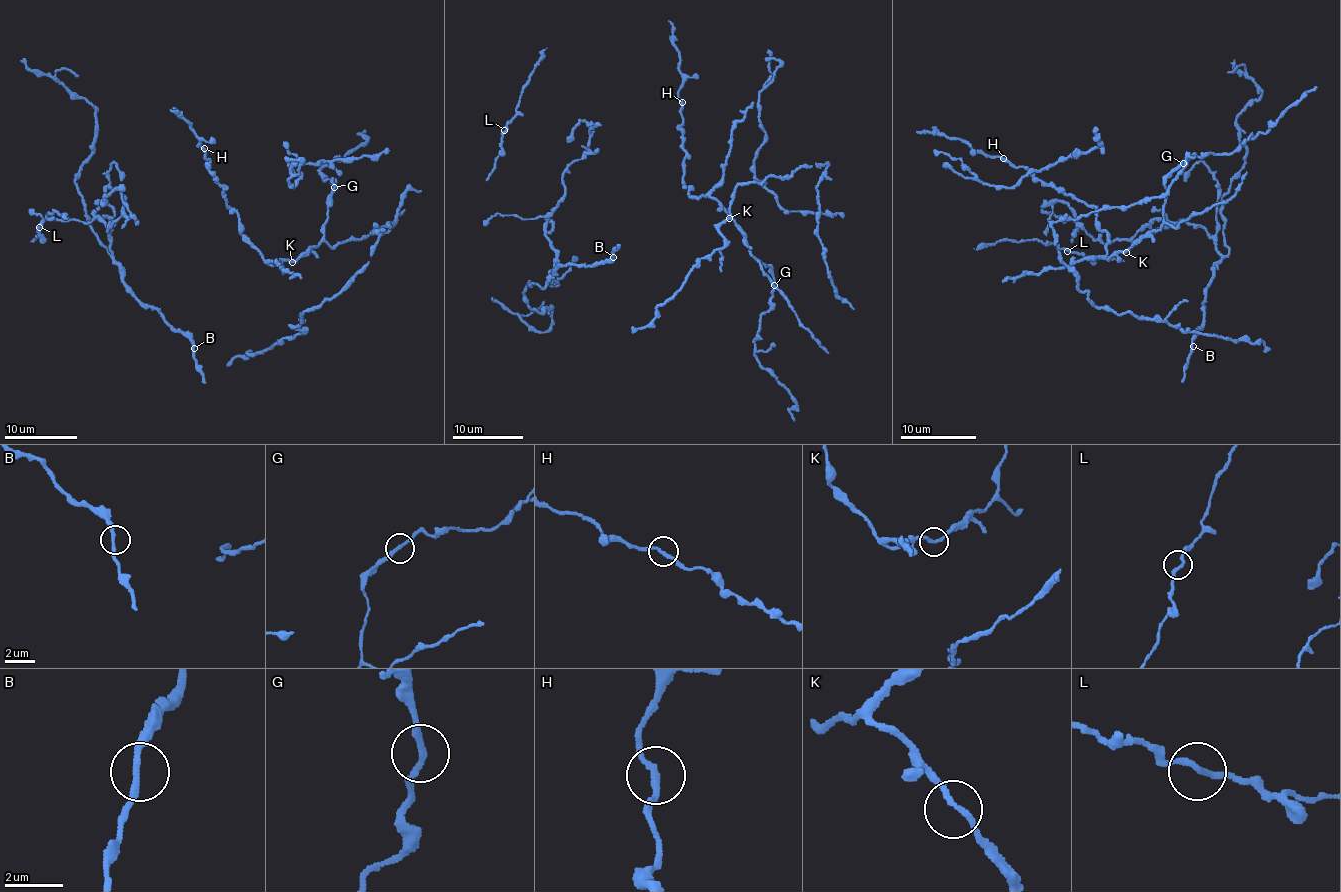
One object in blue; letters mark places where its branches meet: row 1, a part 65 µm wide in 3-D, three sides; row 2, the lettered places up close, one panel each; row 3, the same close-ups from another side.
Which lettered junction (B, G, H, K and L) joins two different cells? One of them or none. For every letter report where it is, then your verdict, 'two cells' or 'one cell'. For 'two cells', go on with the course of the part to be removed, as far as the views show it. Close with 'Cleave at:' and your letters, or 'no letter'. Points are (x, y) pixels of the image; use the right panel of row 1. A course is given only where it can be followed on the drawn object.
B: (1193, 346) | one cell
G: (1183, 163) | one cell
H: (1003, 158) | one cell
K: (1126, 252) | one cell
L: (1067, 251) | one cell
Cleave at: no letter

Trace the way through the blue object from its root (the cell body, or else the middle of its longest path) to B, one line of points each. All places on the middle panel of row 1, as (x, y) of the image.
B: (549, 216), (545, 236), (556, 254), (556, 265), (547, 276), (548, 280), (558, 266), (603, 264), (613, 257)

